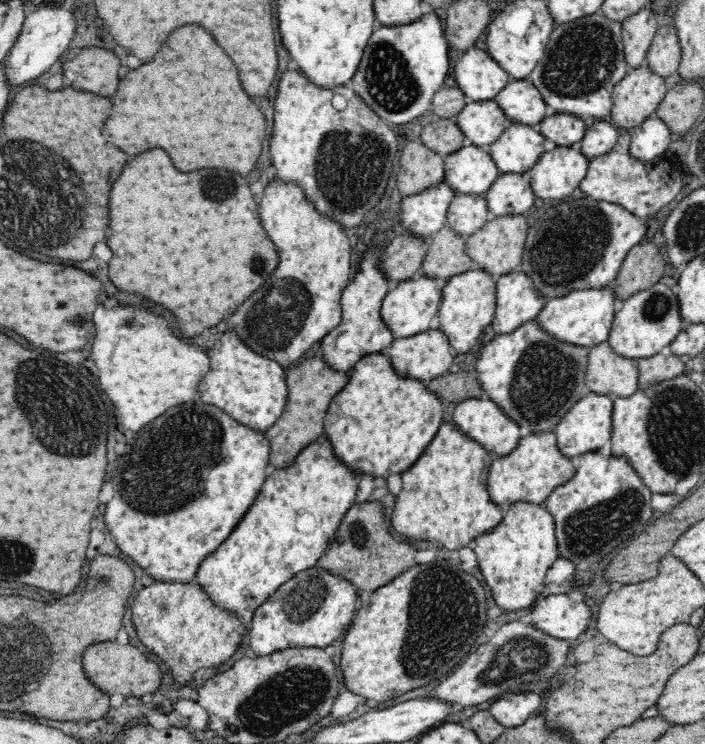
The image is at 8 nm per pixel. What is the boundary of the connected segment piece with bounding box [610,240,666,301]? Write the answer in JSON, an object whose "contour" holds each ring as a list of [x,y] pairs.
{"contour":[[[642,241],[628,252],[617,278],[610,287],[615,298],[624,301],[640,290],[658,283],[665,273],[665,262],[660,248],[652,242]]]}

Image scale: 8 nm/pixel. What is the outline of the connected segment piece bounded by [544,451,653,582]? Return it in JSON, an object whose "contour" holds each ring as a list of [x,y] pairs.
{"contour":[[[600,451],[586,452],[578,456],[575,463],[574,477],[567,484],[557,487],[544,506],[555,522],[559,556],[570,560],[578,572],[584,572],[580,576],[586,576],[586,578],[576,578],[578,582],[592,582],[594,578],[594,572],[590,570],[592,564],[598,564],[606,554],[614,552],[626,540],[632,541],[645,530],[648,520],[652,518],[651,497],[653,493],[648,491],[642,479],[638,477],[625,458],[615,456],[604,458]]]}

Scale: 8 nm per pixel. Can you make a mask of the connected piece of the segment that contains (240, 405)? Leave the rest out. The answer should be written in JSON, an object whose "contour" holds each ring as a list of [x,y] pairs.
{"contour":[[[226,332],[210,356],[210,372],[200,382],[204,404],[223,410],[240,424],[265,432],[282,416],[288,396],[287,374],[284,367],[267,356],[260,356],[238,340],[234,332]]]}

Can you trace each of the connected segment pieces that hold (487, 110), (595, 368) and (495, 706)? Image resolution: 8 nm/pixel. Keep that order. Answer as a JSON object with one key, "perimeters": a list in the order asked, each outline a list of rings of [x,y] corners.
{"perimeters":[[[[494,98],[486,102],[468,102],[454,121],[464,133],[467,144],[483,148],[496,143],[512,124]]],[[[606,340],[589,349],[585,374],[589,392],[626,398],[638,390],[637,359],[618,356]]],[[[516,692],[496,698],[488,710],[502,726],[512,728],[536,715],[541,704],[541,696],[534,692]]]]}

